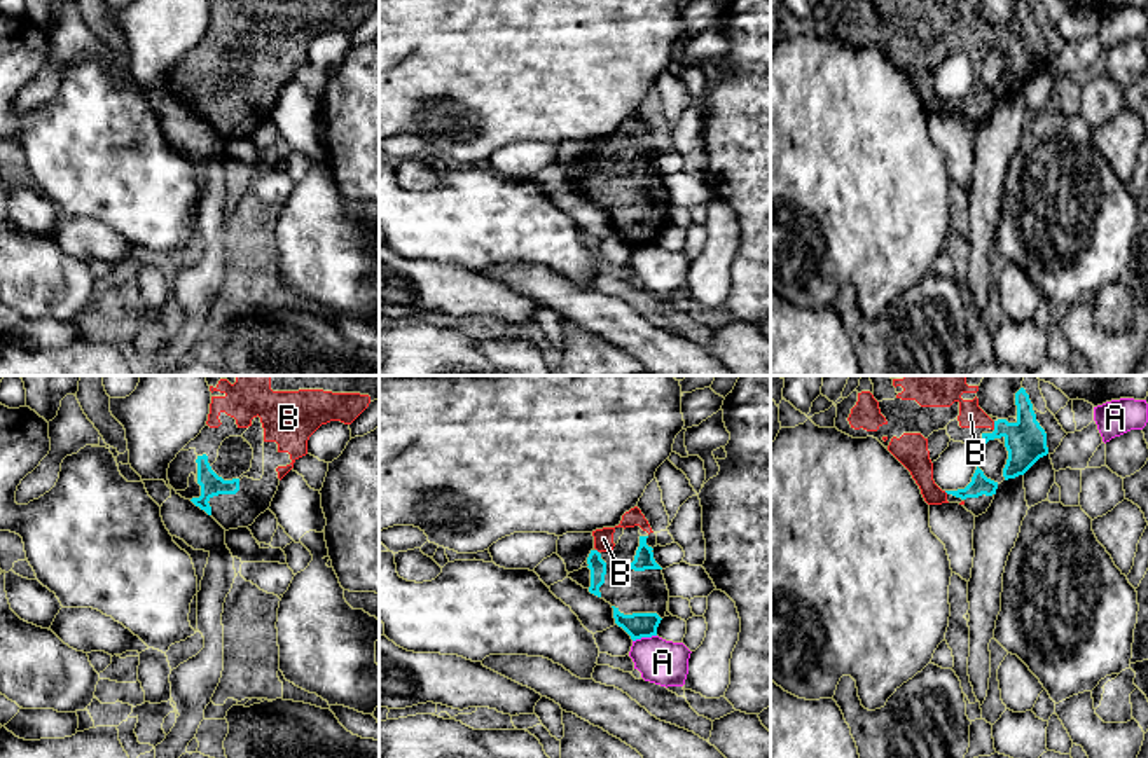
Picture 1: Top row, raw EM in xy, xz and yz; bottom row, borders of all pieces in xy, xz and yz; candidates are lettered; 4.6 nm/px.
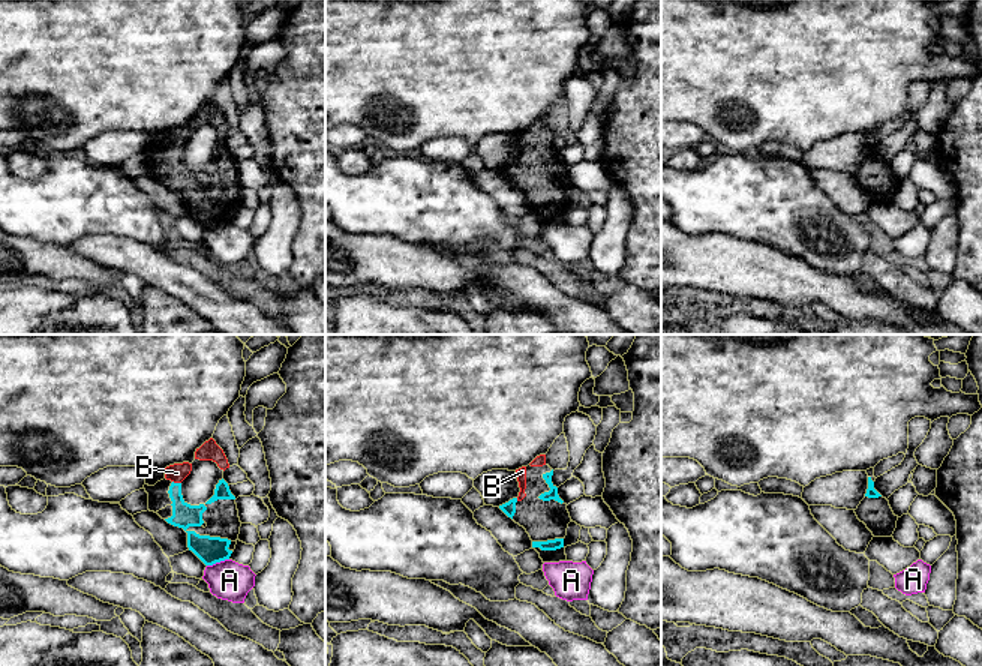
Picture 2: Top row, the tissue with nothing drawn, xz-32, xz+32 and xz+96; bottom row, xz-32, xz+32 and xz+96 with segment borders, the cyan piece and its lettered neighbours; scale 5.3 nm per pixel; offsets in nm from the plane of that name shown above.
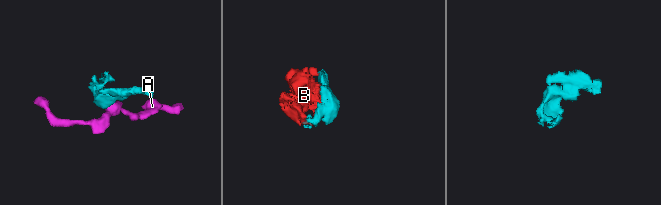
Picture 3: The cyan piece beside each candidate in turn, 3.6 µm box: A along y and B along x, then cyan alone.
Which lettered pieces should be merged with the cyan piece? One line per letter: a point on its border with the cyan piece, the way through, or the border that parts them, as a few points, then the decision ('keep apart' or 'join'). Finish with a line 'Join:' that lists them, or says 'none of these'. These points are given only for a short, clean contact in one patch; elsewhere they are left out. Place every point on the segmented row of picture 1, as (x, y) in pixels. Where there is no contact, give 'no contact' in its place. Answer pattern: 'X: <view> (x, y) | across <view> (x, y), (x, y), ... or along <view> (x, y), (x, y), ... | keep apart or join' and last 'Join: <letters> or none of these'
A: xz (643, 636) | along xz (656, 634), (633, 641) | keep apart
B: yz (995, 425) | join
Join: B

